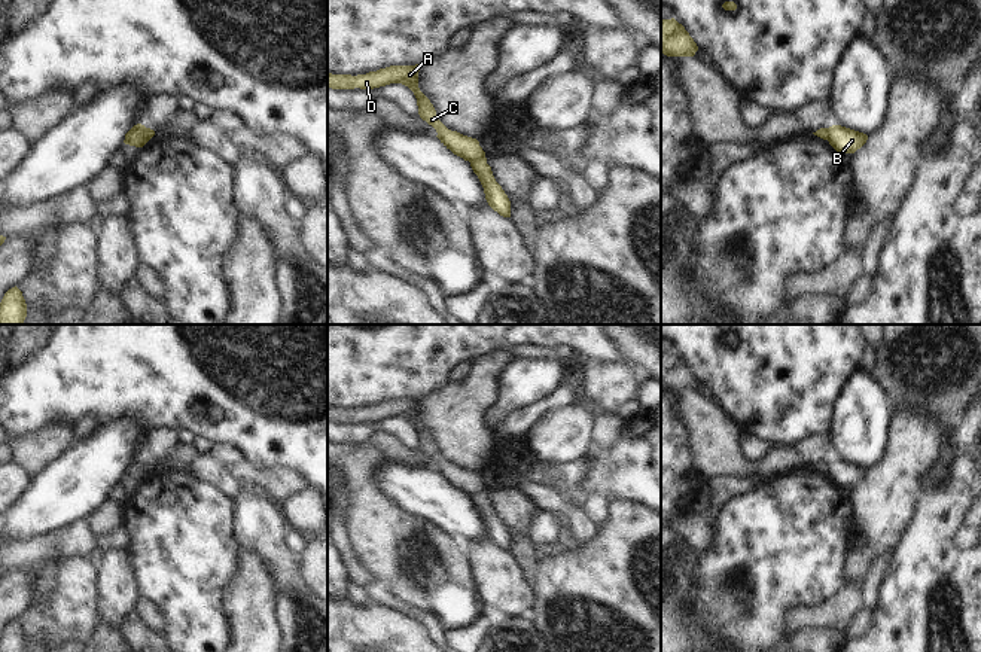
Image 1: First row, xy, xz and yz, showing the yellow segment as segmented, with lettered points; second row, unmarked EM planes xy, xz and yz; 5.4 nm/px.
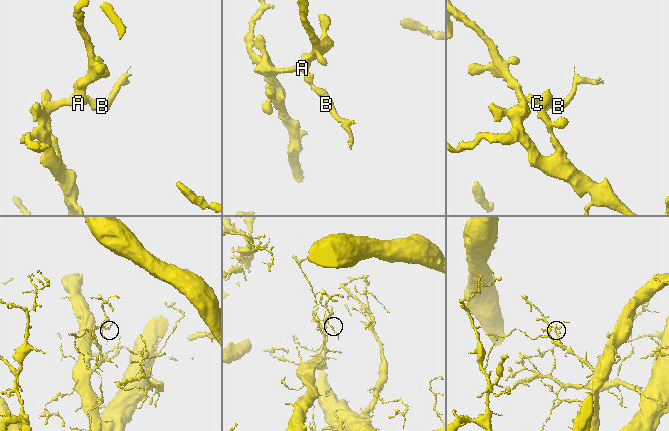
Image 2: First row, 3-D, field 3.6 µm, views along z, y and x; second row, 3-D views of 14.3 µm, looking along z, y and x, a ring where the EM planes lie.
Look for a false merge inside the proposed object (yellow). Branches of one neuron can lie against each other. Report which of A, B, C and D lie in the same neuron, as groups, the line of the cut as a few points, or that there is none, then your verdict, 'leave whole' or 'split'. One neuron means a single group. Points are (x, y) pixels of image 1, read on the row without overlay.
groups A C D / B; cut xz (484, 490), (471, 496); split

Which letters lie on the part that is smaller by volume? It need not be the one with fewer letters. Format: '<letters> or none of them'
B

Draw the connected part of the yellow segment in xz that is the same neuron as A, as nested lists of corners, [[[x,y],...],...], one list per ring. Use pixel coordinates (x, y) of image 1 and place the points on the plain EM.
[[[415,397],[390,399],[357,409],[327,406],[327,420],[332,423],[374,423],[390,417],[402,417],[414,426],[420,451],[436,463],[436,470],[447,482],[469,496],[485,491],[485,485],[476,472],[451,464],[439,454],[433,438],[418,421],[418,405],[418,397]]]

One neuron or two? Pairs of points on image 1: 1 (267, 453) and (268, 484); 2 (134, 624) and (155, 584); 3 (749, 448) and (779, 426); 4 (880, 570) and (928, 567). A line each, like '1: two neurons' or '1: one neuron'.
1: two neurons
2: two neurons
3: two neurons
4: two neurons

